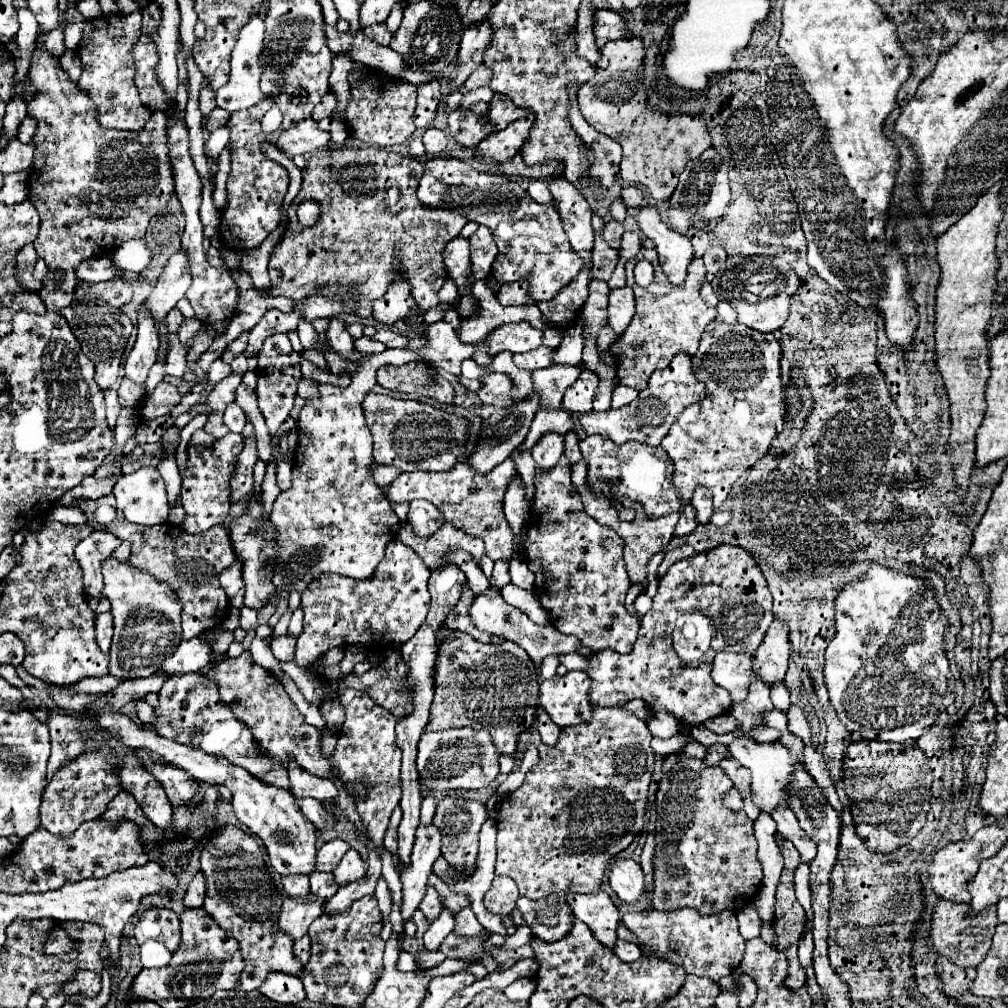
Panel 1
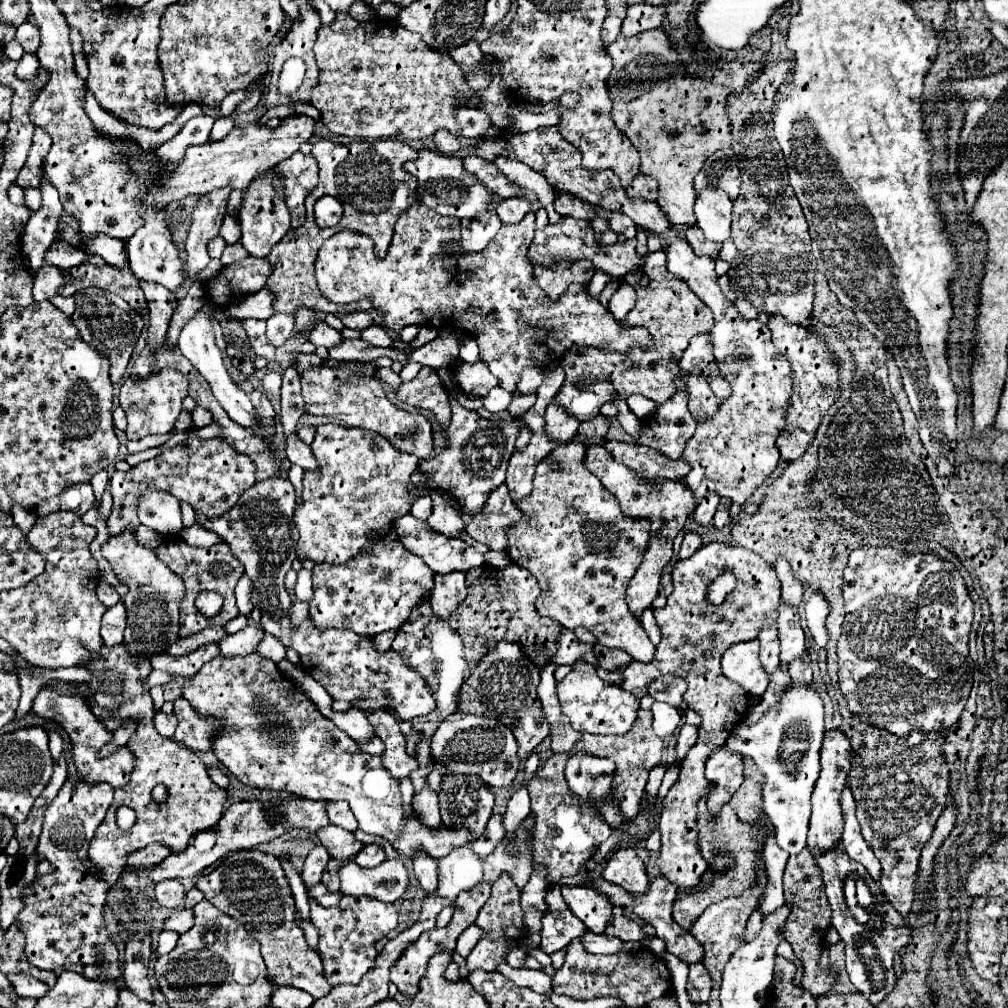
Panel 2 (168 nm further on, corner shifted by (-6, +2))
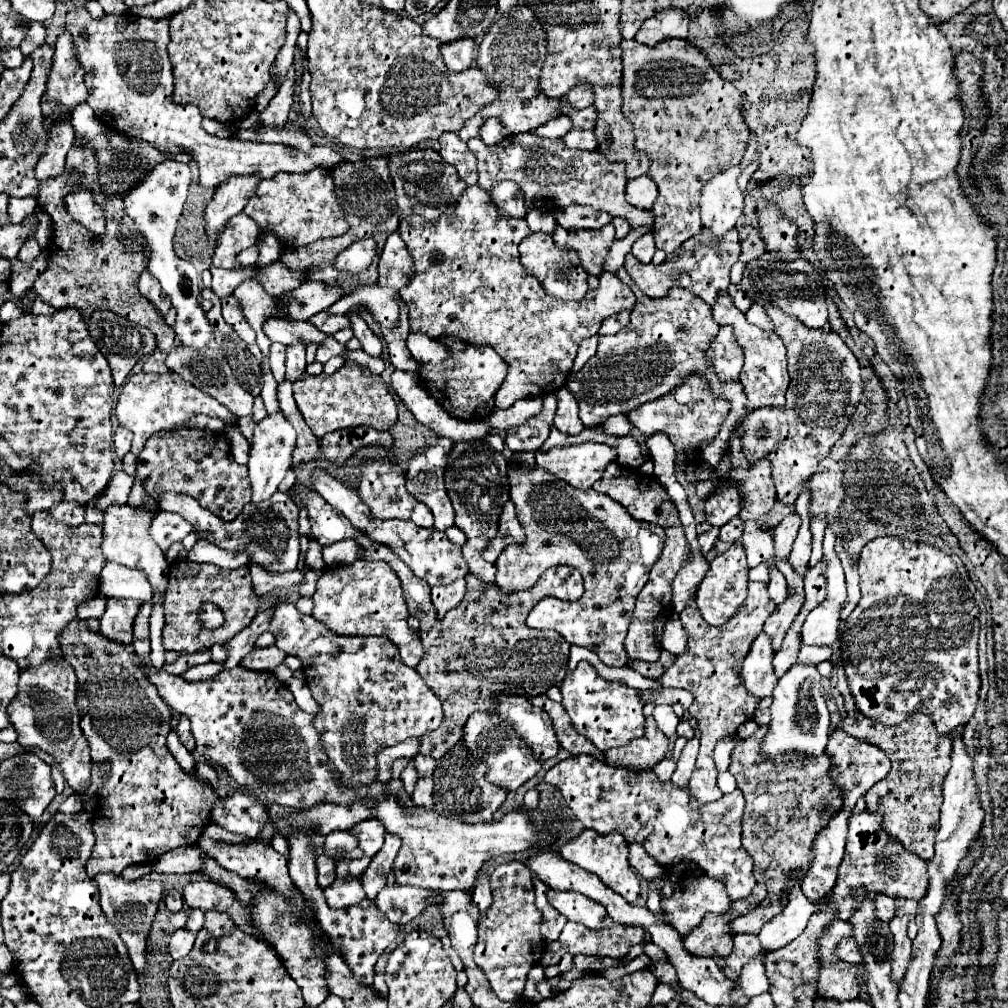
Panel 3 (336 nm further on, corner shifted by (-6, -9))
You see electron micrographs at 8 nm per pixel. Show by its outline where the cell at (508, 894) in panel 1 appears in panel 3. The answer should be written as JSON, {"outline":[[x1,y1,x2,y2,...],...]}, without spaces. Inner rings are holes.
{"outline":[[507,862,491,874,493,904,479,916,479,940,475,944,475,962,491,982,493,992,501,1000,517,1000,523,996,527,972,541,960,541,912,535,906,533,874,523,862]]}

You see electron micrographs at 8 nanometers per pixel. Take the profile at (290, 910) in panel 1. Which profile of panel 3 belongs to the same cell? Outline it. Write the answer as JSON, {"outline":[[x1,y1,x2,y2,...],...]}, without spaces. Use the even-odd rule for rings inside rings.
{"outline":[[361,876,337,878,329,888,325,888,325,898,331,908,347,908,353,906,353,902,361,902,365,898]]}

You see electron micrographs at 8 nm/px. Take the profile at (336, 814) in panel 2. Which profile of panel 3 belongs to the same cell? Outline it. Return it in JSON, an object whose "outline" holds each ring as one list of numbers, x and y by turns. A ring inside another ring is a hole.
{"outline":[[365,820,359,822,355,828,349,830,351,834,355,834,359,838,359,848,363,850,365,856,373,858,381,846,383,846,383,836,385,836,385,828,381,826,381,822,377,820]]}

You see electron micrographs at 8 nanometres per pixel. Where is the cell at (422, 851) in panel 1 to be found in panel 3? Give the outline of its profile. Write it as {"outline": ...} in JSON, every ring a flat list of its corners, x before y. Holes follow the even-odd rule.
{"outline":[[419,776,411,798,417,806,429,810,433,806,433,776]]}

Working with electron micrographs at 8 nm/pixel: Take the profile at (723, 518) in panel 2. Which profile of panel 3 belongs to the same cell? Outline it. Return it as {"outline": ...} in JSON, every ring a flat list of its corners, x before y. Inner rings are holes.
{"outline":[[735,516,735,518,733,518,729,524,725,524,725,526,721,528,719,538,721,538,721,540,731,540,731,542,737,542,737,540,741,538,743,530,745,530,743,520,741,520,739,516]]}

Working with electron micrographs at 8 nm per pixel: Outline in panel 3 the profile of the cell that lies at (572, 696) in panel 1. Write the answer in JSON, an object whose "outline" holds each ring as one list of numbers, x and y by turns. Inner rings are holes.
{"outline":[[579,662,579,666,565,676,561,682,563,708,573,720,573,726,579,734,589,738,599,750,609,750,613,746,625,746,633,738,639,738,645,728,645,716,641,700,641,690,629,688,623,682,609,682,597,674,589,662]]}

